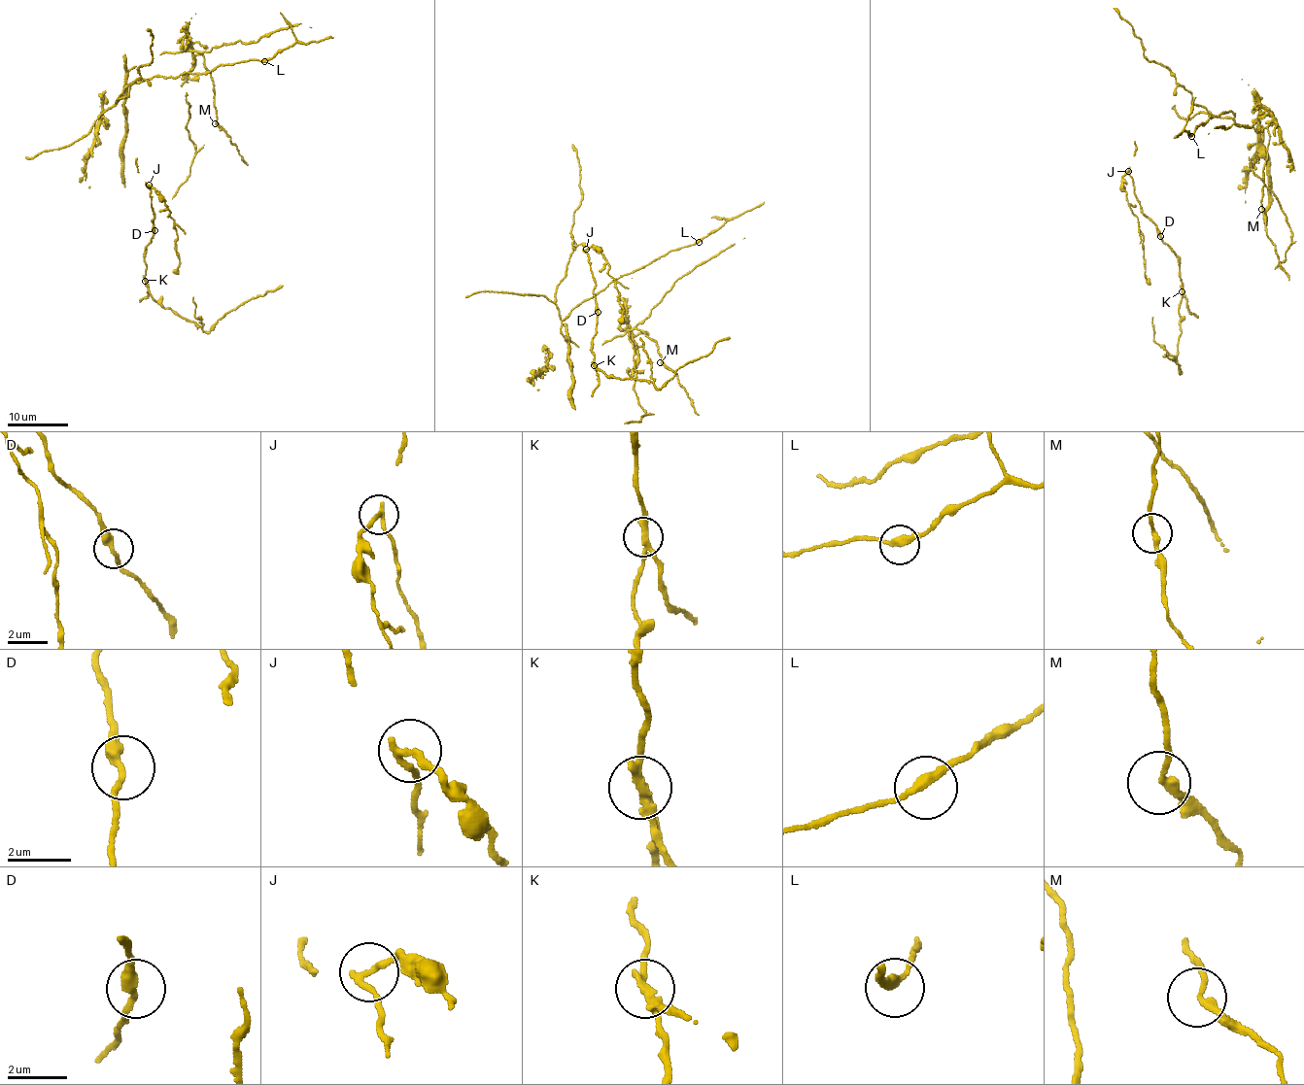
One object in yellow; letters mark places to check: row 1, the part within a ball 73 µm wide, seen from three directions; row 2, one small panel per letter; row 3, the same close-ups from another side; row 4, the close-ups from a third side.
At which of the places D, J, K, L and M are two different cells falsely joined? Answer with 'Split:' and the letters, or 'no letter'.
Split: J, K

